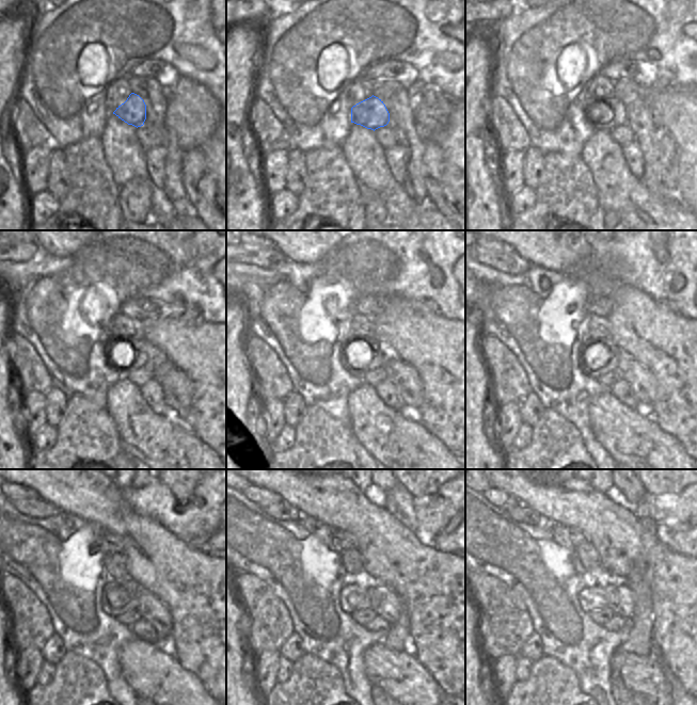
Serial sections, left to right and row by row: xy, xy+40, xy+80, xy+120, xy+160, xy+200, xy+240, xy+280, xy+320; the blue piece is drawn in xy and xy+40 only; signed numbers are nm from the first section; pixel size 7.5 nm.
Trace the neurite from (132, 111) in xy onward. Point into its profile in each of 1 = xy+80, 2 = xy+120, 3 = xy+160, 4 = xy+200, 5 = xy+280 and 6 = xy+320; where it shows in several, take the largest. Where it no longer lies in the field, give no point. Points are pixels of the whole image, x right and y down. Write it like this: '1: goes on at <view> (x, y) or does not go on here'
1: goes on at xy+80 (611, 113)
2: goes on at xy+120 (120, 353)
3: goes on at xy+160 (357, 356)
4: goes on at xy+200 (595, 359)
5: goes on at xy+280 (353, 598)
6: goes on at xy+320 (590, 598)

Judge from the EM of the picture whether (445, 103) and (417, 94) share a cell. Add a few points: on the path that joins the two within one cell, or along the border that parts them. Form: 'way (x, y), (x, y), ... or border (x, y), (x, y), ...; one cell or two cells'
way (439, 103), (427, 103), (424, 100); one cell

